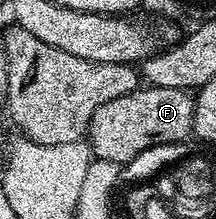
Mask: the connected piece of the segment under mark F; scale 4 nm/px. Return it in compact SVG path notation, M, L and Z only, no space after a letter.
M144 85L126 93L126 97L114 97L114 101L94 109L86 142L96 159L123 165L154 145L185 142L187 135L193 134L195 108L196 100L188 91Z

